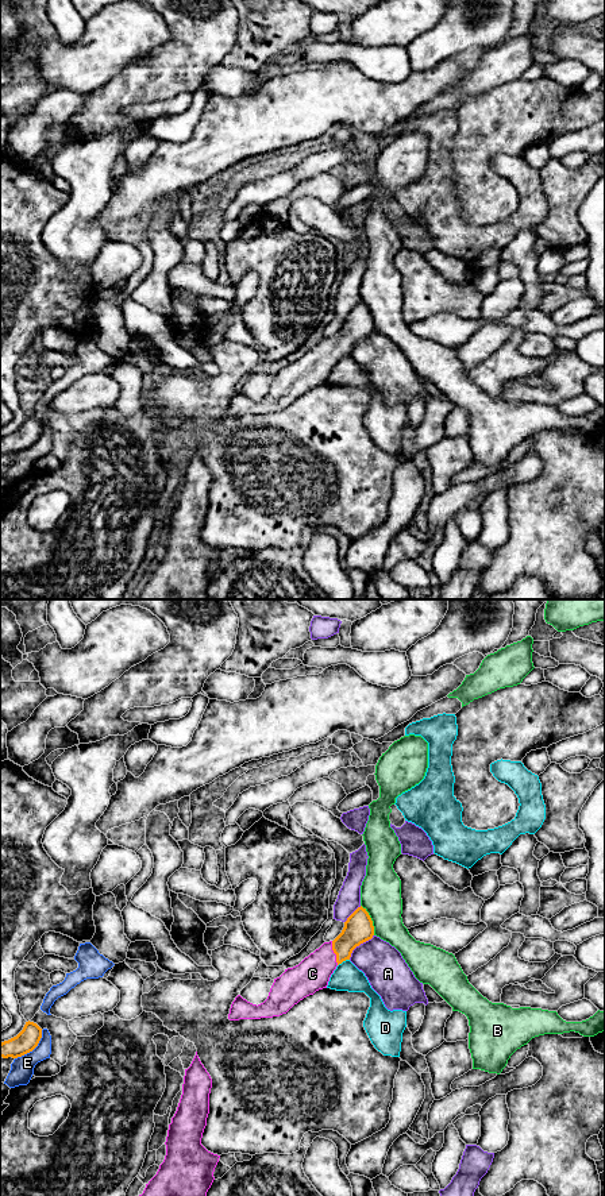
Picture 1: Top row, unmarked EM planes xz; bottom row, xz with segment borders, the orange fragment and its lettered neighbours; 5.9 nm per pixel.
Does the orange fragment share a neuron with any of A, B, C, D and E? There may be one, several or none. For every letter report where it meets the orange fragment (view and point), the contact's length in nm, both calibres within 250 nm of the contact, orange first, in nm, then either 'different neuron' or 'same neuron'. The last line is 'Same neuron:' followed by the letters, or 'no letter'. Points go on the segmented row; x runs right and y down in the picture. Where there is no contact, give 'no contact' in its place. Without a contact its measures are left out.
A: meets orange in xz at (359, 944); contact 220 nm long; 170 nm thick on the orange side, 260 nm on the other; different neuron
B: meets orange in xz at (370, 919); contact 200 nm long; 170 nm thick on the orange side, 240 nm on the other; different neuron
C: meets orange in xz at (334, 952); contact 150 nm long; 170 nm thick on the orange side, 200 nm on the other; same neuron
D: meets orange in xz at (343, 960); contact 80 nm long; 170 nm thick on the orange side, 160 nm on the other; different neuron
E: meets orange in xz at (33, 1049); contact 240 nm long; 140 nm thick on the orange side, 140 nm on the other; different neuron
Same neuron: C

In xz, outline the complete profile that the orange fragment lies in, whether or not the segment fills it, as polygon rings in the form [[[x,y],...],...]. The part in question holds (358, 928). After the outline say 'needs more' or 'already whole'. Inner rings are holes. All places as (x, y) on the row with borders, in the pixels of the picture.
[[[361,906],[347,918],[342,933],[334,941],[324,942],[298,965],[285,969],[274,979],[263,1003],[257,1006],[238,995],[231,1004],[228,1019],[261,1019],[286,1014],[304,998],[327,988],[336,967],[350,960],[352,950],[373,935],[373,921]]]; needs more

